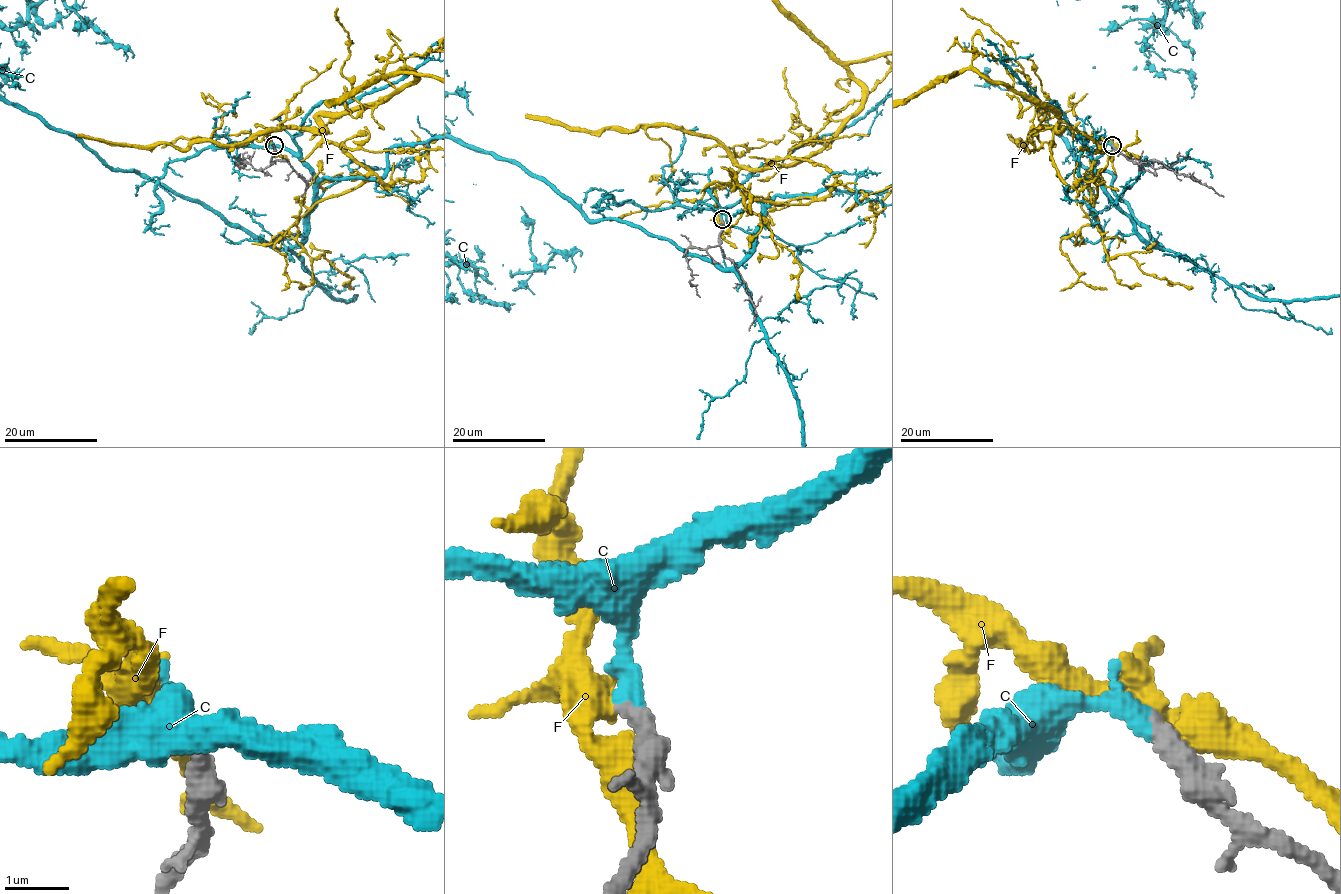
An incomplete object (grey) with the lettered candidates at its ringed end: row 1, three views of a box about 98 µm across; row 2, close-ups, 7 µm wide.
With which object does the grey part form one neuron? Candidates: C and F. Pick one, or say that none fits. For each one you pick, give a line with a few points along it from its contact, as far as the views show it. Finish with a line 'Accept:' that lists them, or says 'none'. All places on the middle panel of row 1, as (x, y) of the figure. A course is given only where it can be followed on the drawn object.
Accept: C

